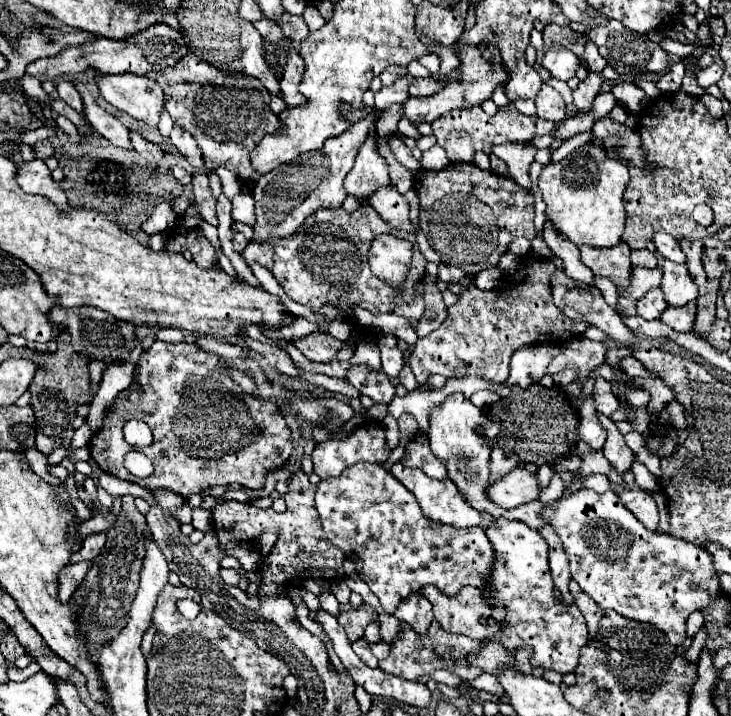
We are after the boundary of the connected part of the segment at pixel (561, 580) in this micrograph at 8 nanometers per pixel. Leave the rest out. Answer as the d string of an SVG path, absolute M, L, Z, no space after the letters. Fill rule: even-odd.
M544 526L544 528L540 530L540 534L542 534L544 540L548 542L550 570L552 570L554 584L556 584L556 588L560 590L558 604L574 606L574 598L572 598L572 594L570 594L570 590L568 590L568 584L570 584L572 576L570 576L570 568L568 568L568 556L564 554L564 546L562 546L558 534L552 530L552 526Z

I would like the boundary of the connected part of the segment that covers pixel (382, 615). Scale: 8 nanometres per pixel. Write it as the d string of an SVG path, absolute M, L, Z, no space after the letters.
M374 602L374 610L378 612L378 622L380 622L380 636L382 636L382 640L386 640L388 644L392 644L392 640L398 636L400 620L394 618L392 614L388 616L388 612L380 606L380 602Z

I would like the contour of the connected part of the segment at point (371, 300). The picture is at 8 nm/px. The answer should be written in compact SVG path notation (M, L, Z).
M358 206L358 210L354 210L354 212L346 212L344 208L320 208L320 210L316 210L316 214L312 214L304 222L304 226L300 226L300 230L296 234L292 234L288 238L274 238L268 242L248 242L246 250L242 252L242 258L246 264L256 262L256 264L268 268L274 274L274 278L278 280L278 284L284 288L288 298L310 306L314 312L318 312L318 308L324 302L340 306L344 310L344 316L350 316L350 304L358 304L366 310L370 310L372 314L392 312L394 306L402 304L404 300L408 300L412 296L416 282L404 282L404 292L402 292L402 290L392 290L392 286L388 286L386 282L380 282L380 278L376 278L376 274L372 274L372 270L368 266L368 250L370 250L372 240L378 234L396 236L396 228L388 226L388 222L380 220L380 214L376 214L376 210L372 210L372 206Z

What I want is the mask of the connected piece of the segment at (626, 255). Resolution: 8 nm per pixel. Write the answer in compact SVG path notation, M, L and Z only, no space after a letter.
M620 242L612 248L592 248L592 246L580 246L582 262L598 276L604 276L612 280L618 288L628 286L630 278L630 248L626 242Z

